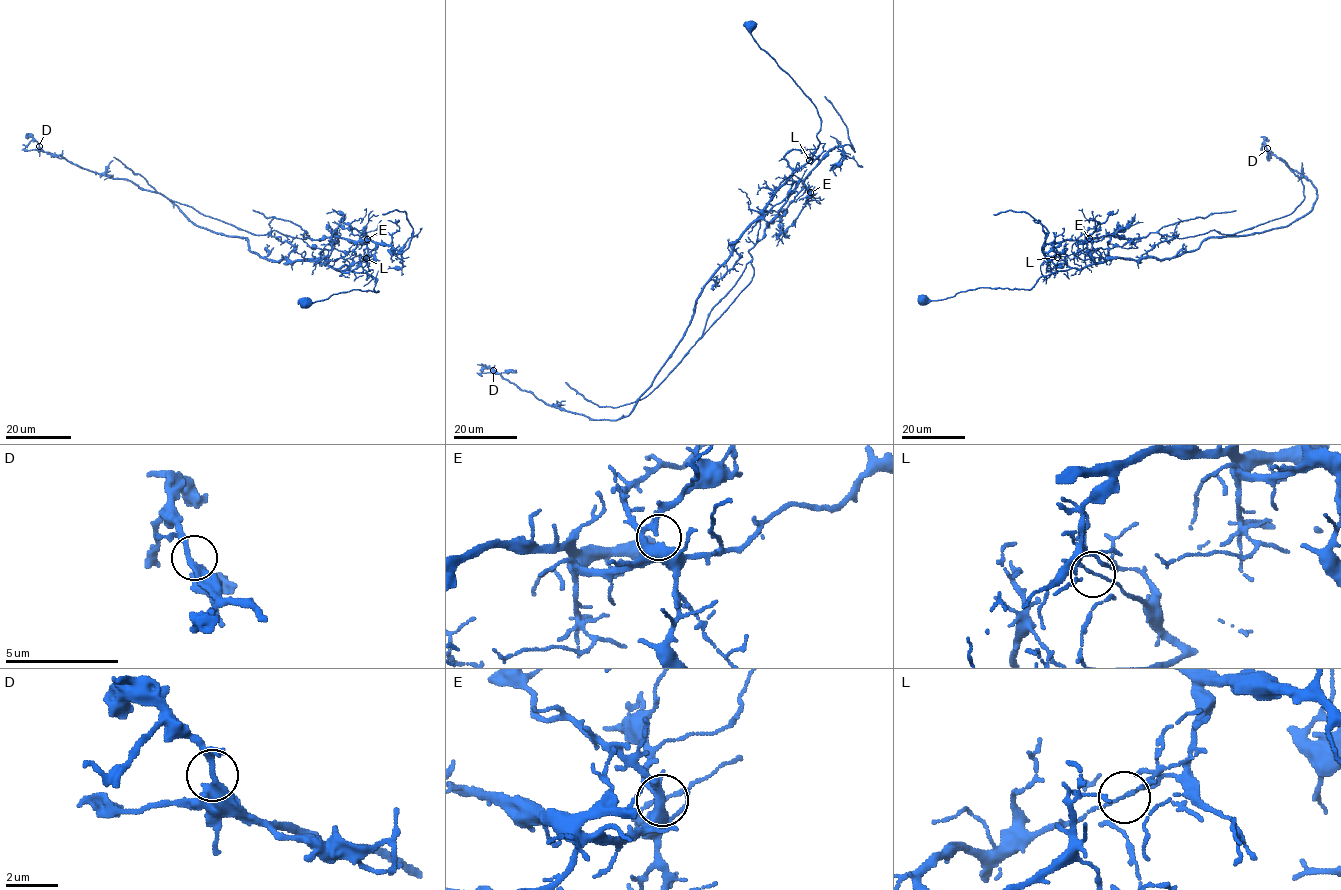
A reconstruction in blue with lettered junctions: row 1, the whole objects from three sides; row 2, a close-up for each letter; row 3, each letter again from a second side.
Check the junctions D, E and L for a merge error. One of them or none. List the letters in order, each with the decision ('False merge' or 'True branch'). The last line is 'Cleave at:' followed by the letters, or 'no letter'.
D: True branch
E: True branch
L: False merge
Cleave at: L

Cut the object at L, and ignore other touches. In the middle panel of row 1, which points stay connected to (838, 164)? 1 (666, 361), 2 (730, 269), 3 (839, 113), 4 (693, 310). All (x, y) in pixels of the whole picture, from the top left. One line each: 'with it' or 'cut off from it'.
1: cut off from it
2: cut off from it
3: with it
4: cut off from it

